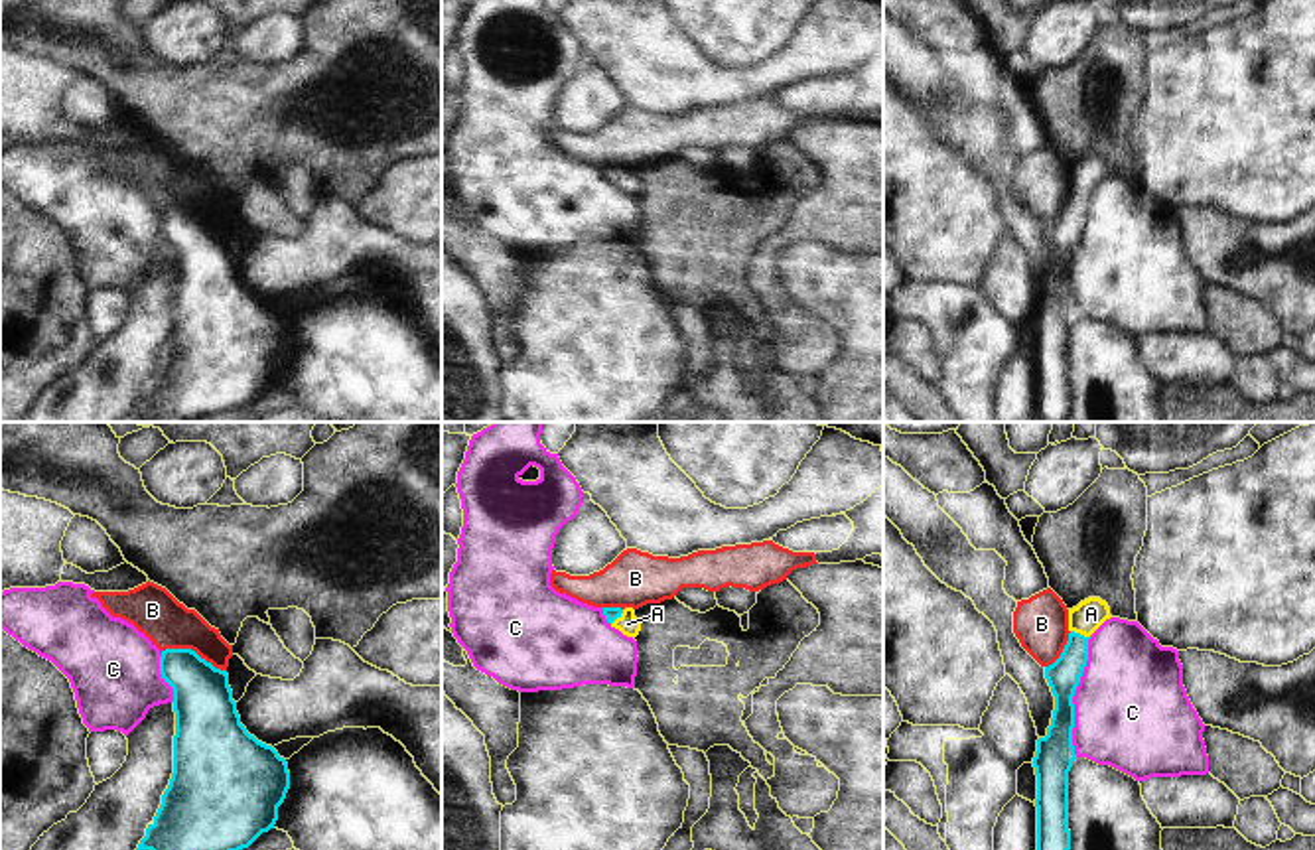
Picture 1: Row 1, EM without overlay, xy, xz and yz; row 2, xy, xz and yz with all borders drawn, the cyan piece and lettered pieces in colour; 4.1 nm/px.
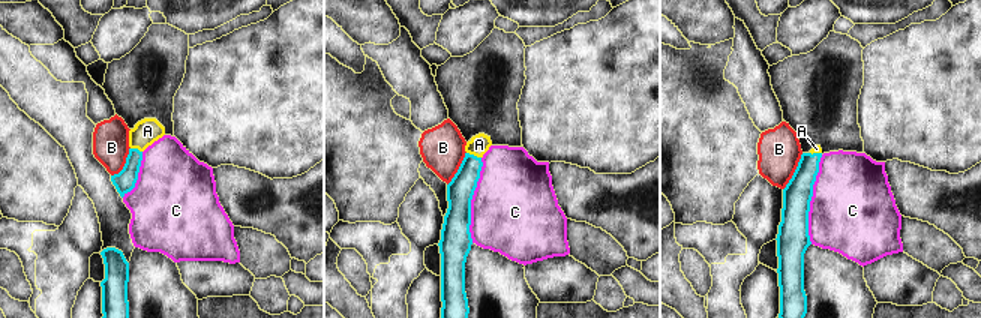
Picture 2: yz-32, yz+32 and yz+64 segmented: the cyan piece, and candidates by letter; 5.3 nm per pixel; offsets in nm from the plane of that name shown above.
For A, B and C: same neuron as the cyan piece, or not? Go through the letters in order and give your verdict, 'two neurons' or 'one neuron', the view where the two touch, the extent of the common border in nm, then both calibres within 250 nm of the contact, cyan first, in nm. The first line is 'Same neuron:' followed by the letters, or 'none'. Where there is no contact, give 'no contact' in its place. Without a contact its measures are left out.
Same neuron: A
A: one neuron; meets cyan in yz; contact 90 nm long; 140 nm thick on the cyan side, 120 nm on the other
B: two neurons; meets cyan in xy; contact 280 nm long; 240 nm thick on the cyan side, 200 nm on the other
C: two neurons; meets cyan in yz; contact 500 nm long; 160 nm thick on the cyan side, 460 nm on the other

